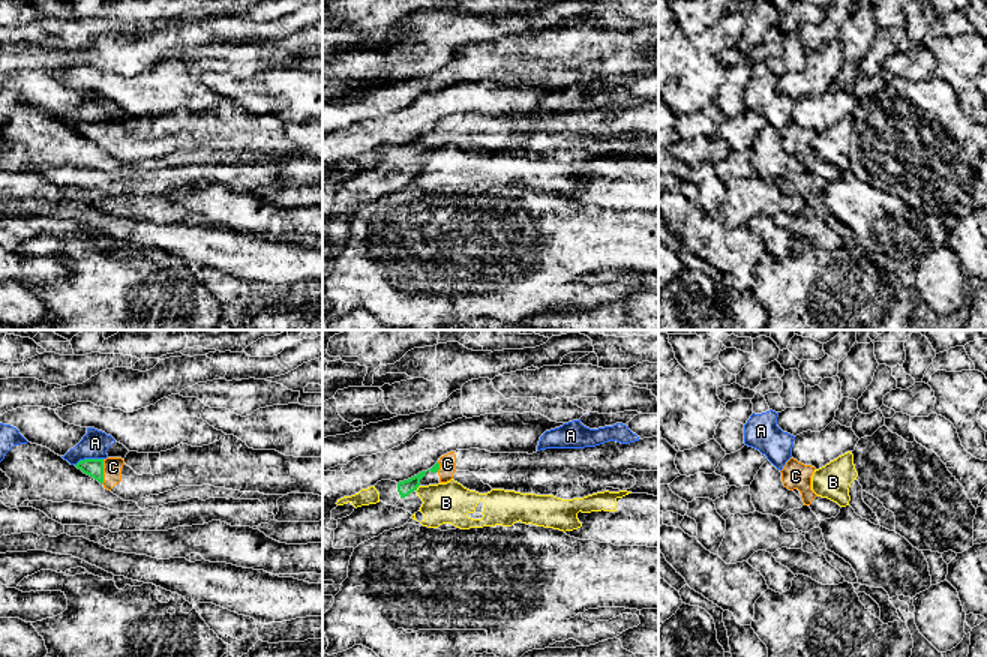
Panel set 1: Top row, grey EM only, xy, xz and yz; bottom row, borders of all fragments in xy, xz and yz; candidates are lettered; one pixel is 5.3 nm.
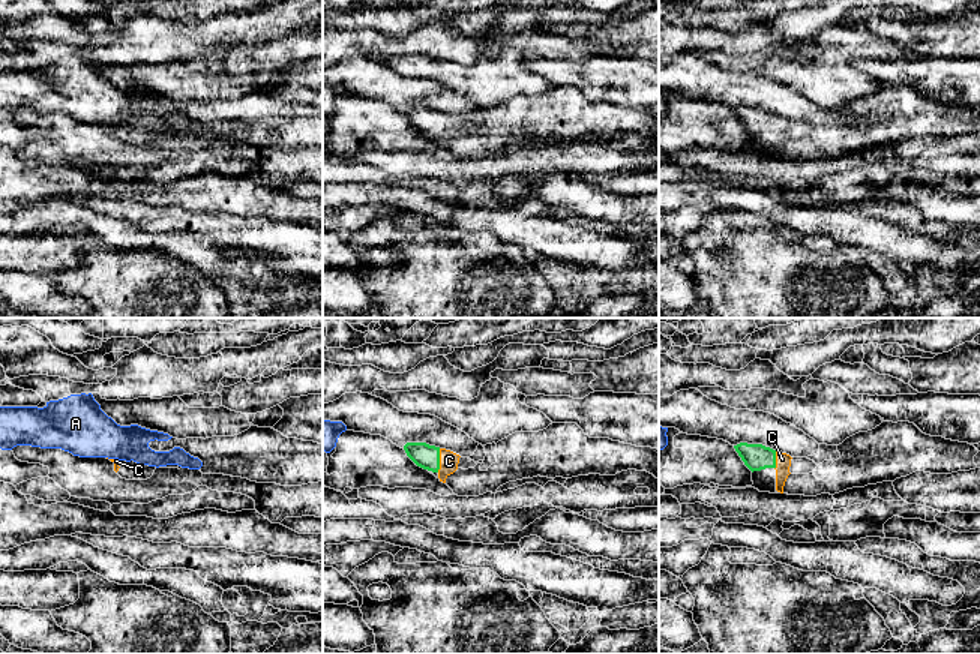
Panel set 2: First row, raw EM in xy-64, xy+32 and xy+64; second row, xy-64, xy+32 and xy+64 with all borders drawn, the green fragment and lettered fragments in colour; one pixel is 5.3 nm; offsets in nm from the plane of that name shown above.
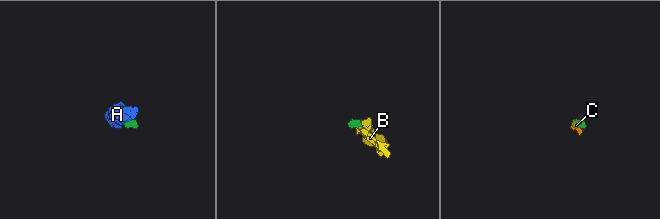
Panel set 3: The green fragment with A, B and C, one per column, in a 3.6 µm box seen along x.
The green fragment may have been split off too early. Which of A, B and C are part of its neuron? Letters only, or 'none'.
C

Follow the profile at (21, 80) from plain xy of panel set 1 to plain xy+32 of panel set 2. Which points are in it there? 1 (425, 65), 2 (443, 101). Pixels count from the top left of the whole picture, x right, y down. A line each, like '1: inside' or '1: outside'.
1: outside
2: inside

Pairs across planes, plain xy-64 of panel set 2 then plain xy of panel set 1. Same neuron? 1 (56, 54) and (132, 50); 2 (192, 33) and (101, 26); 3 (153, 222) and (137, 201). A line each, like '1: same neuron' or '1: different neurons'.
1: same neuron
2: different neurons
3: different neurons

